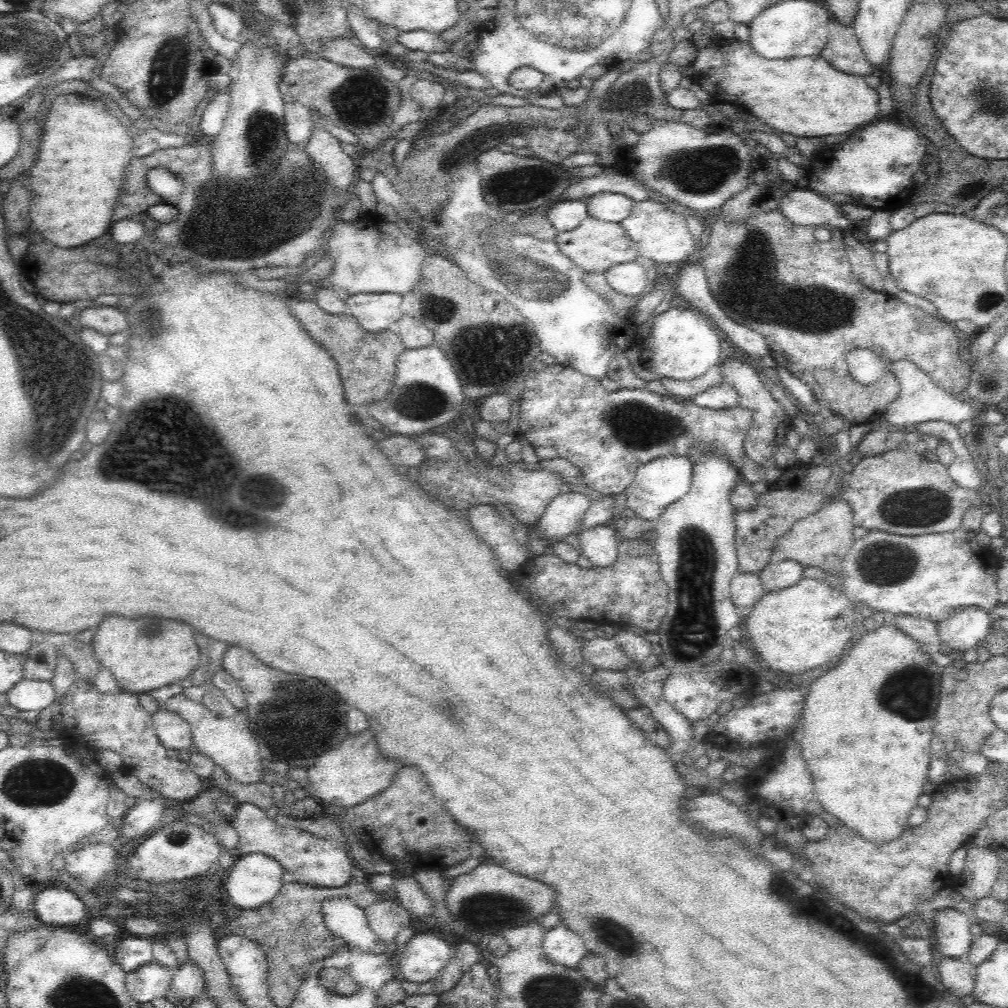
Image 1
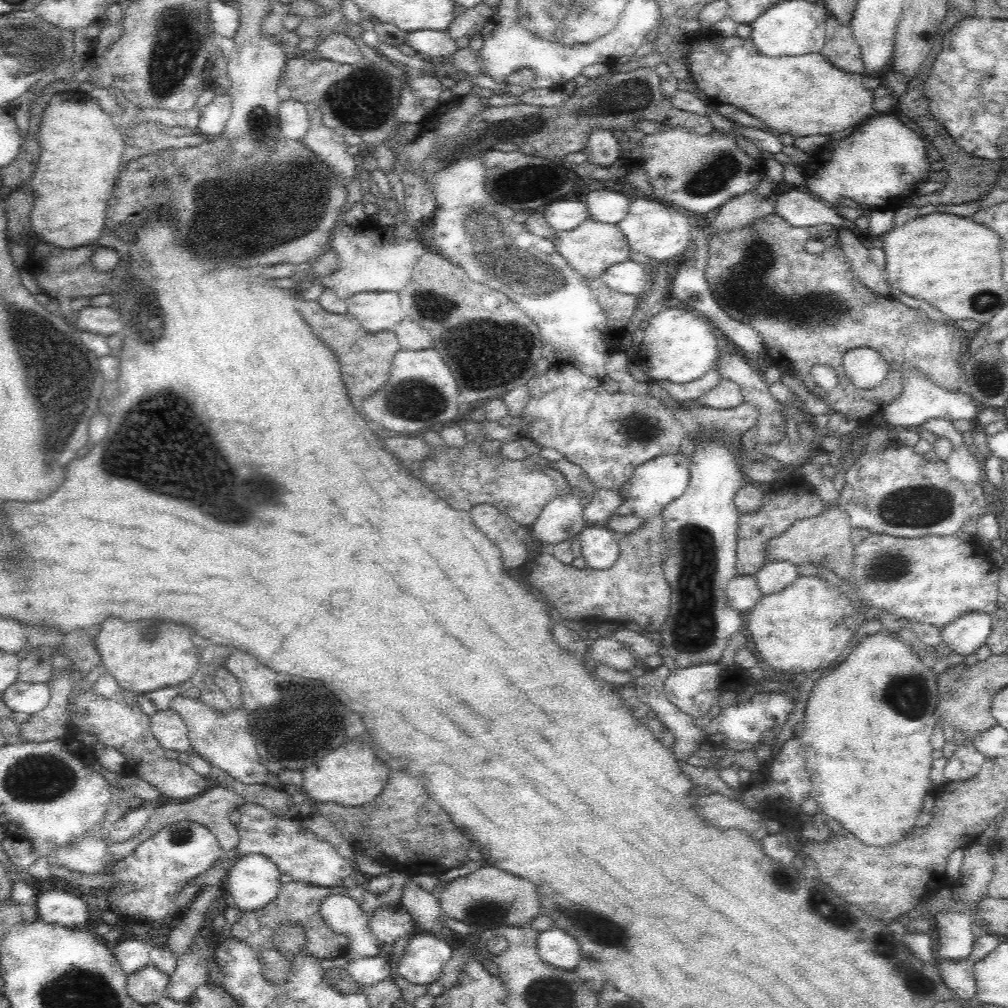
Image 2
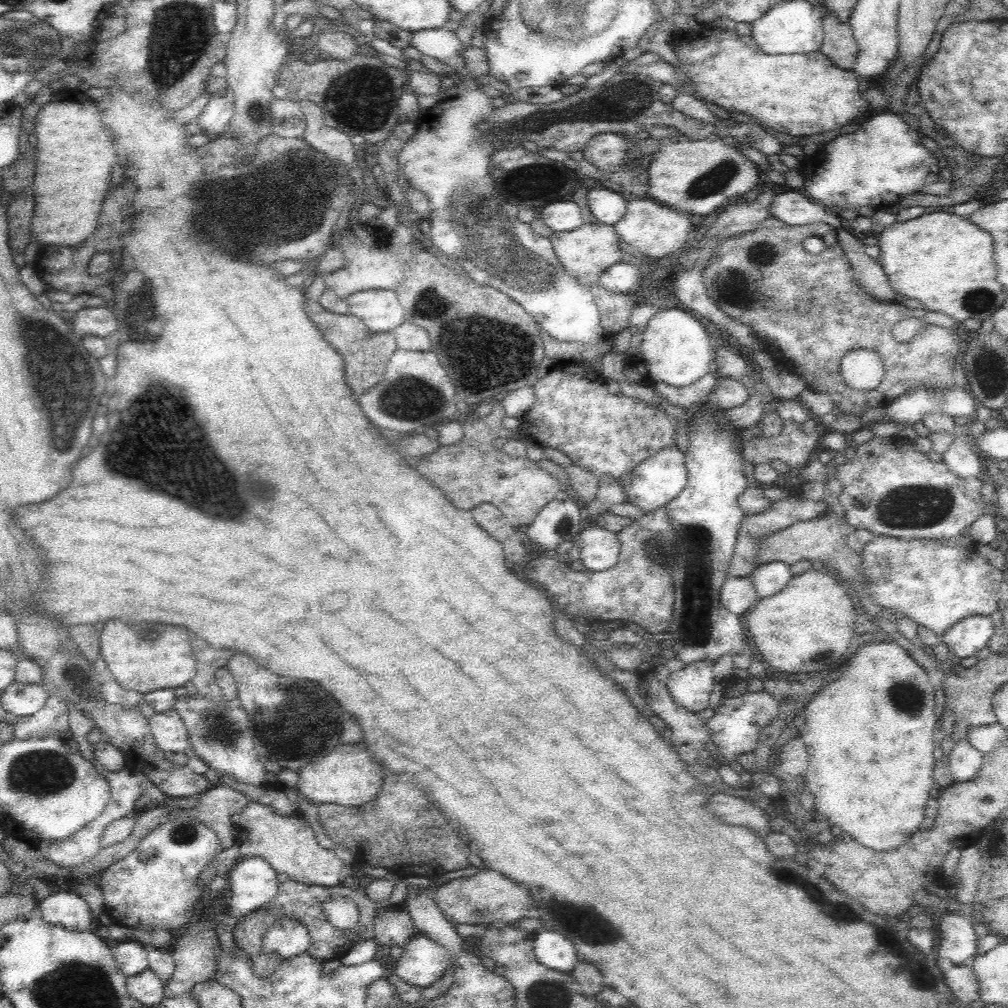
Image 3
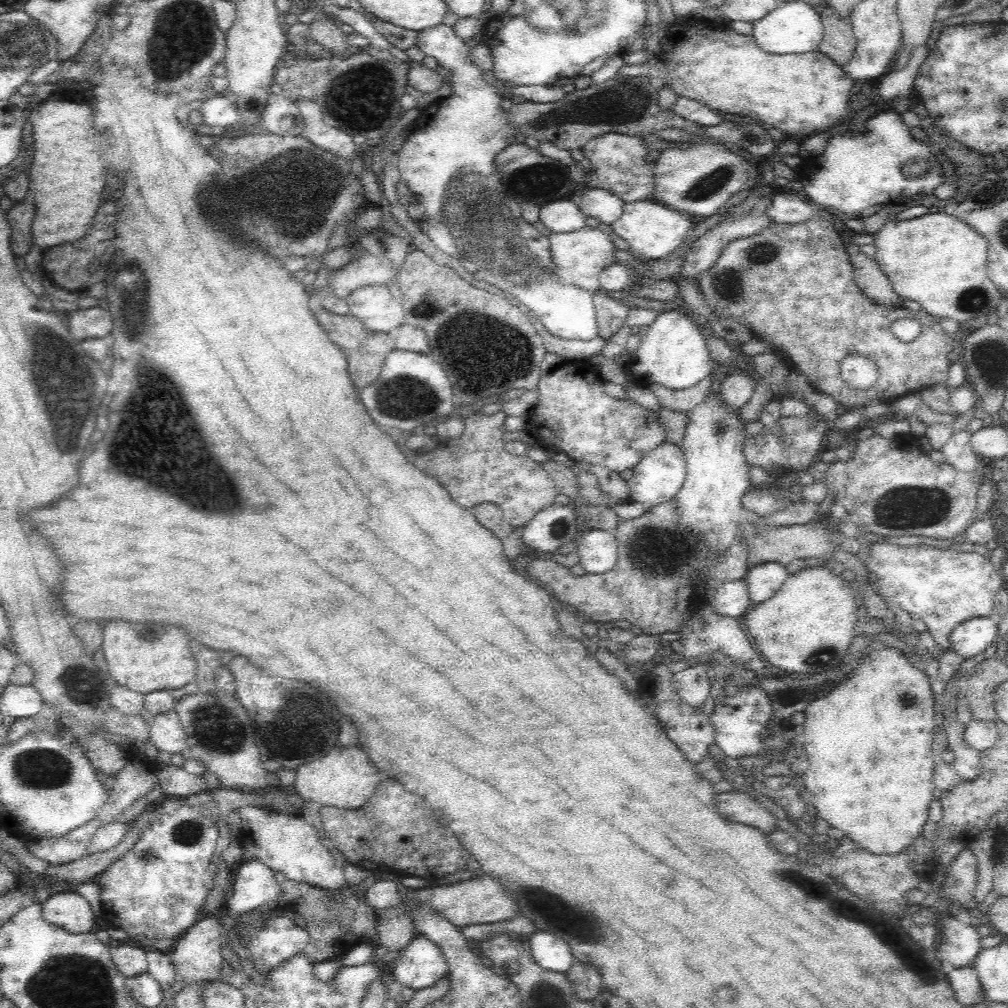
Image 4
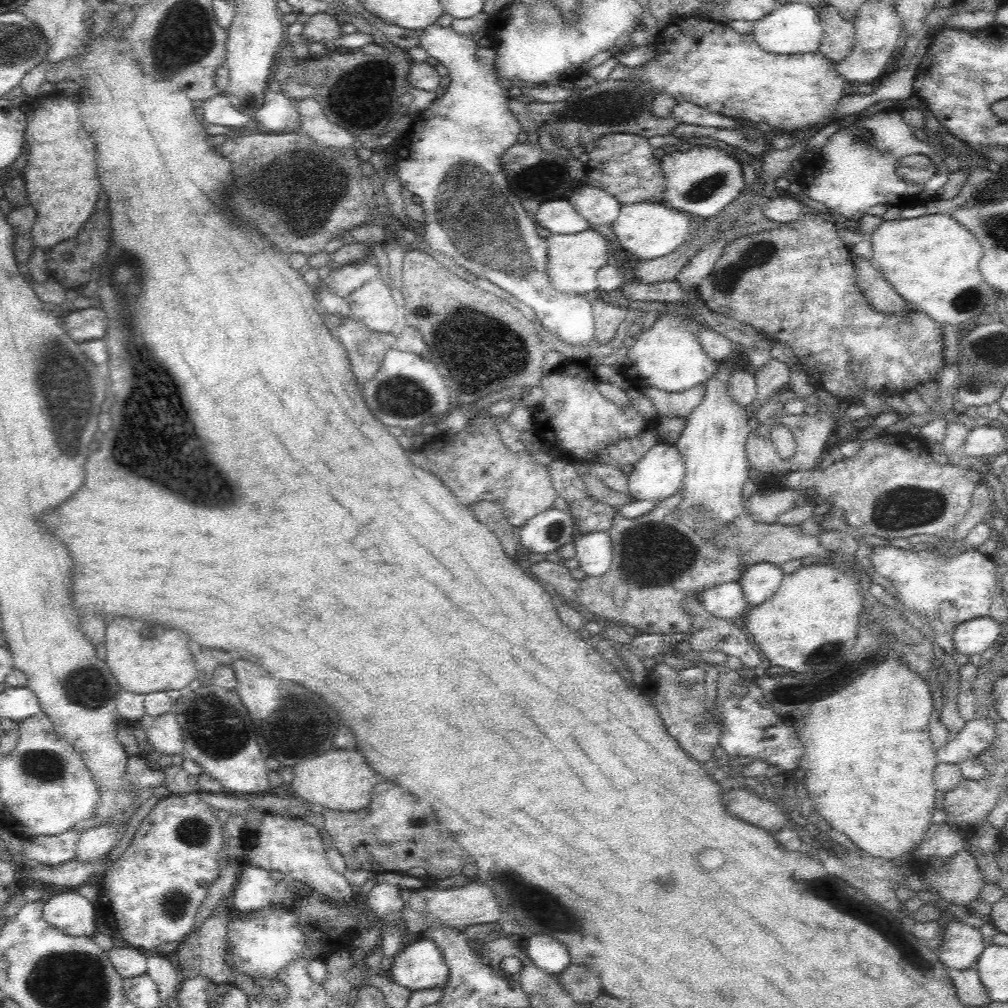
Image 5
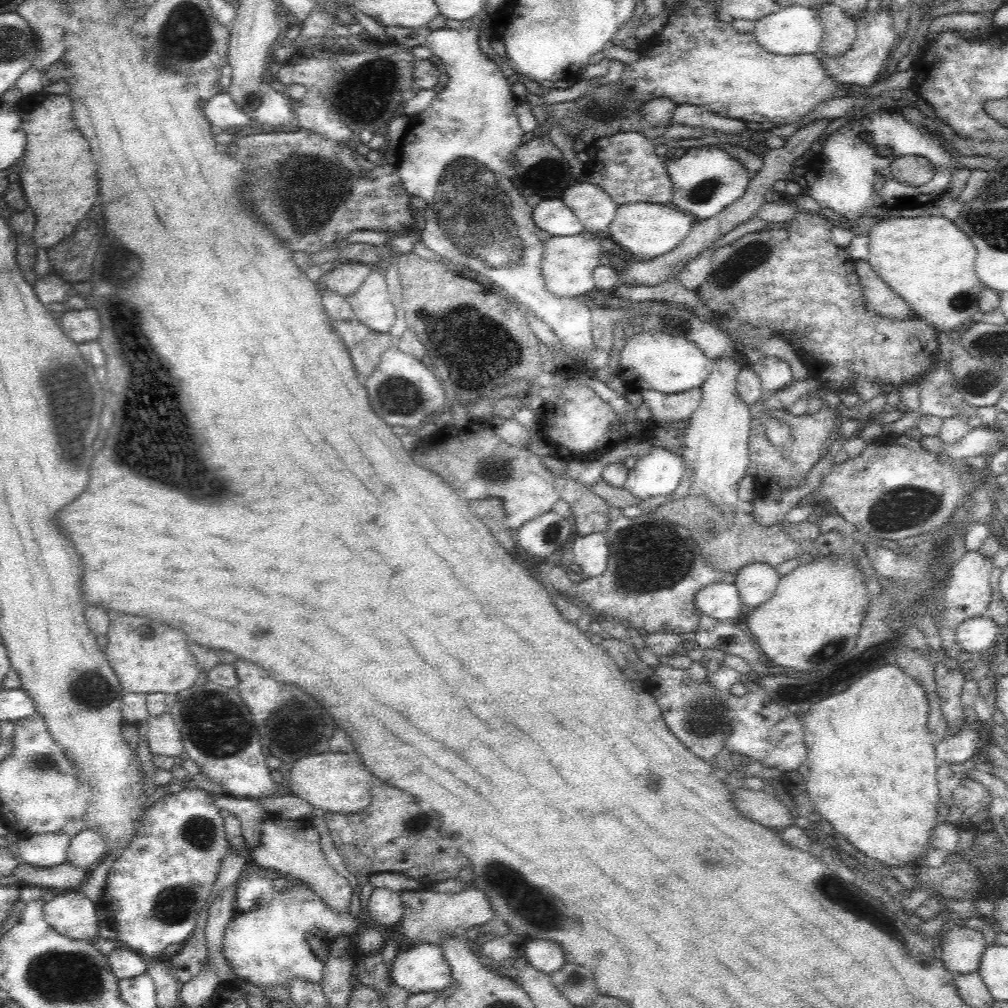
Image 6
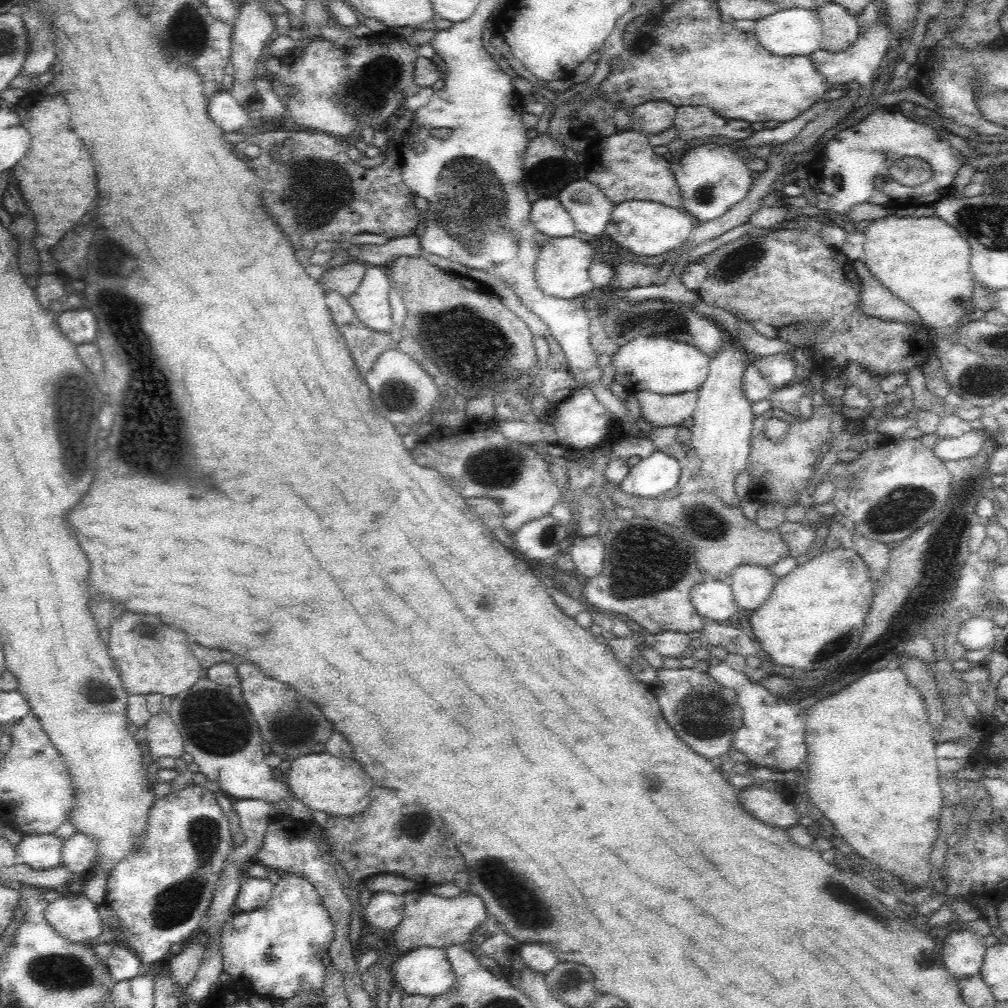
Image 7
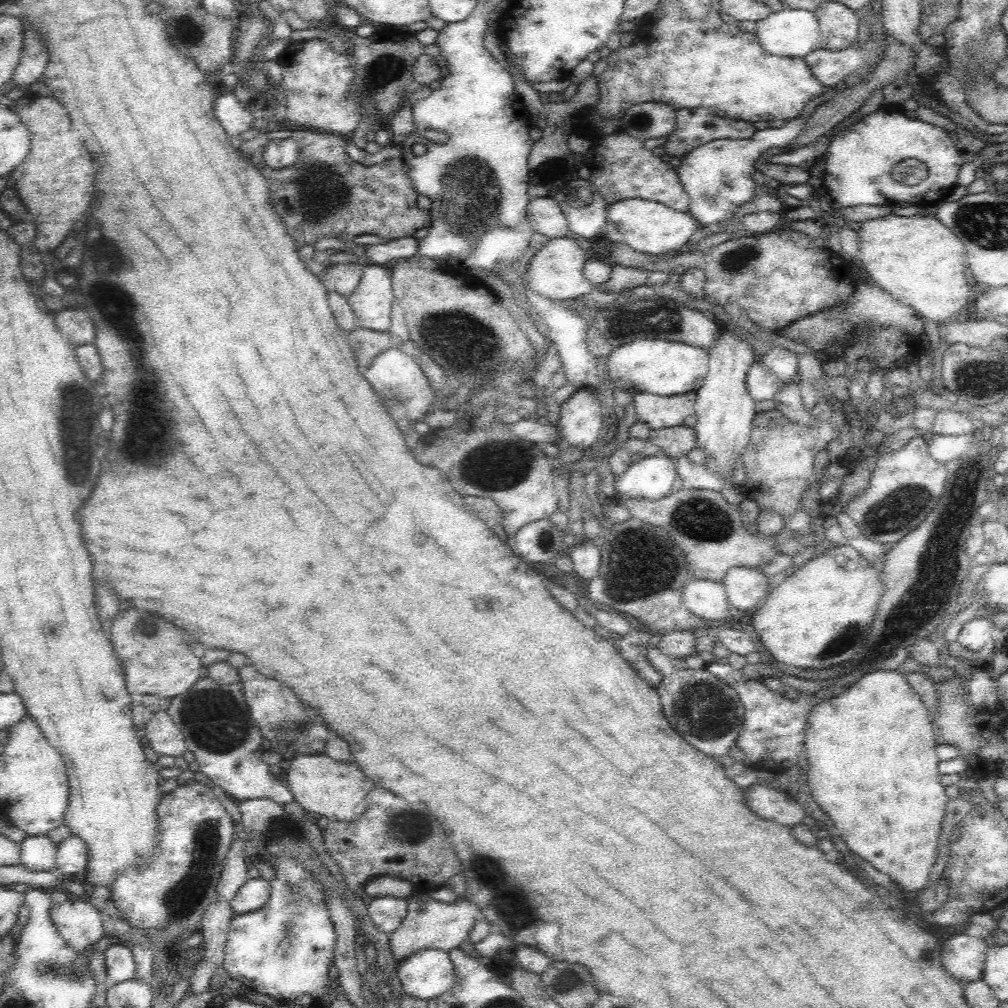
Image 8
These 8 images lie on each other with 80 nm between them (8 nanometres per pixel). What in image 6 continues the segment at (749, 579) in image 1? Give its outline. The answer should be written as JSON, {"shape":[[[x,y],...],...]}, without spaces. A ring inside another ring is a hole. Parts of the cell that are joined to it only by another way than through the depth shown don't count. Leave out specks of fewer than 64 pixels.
{"shape":[[[717,582],[702,587],[695,598],[696,609],[716,620],[732,620],[746,612],[738,587],[732,583]]]}

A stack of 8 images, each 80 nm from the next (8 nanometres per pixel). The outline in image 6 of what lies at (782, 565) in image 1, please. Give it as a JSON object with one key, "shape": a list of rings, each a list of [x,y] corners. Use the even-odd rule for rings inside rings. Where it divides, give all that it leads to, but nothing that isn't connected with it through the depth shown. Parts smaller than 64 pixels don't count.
{"shape":[[[764,562],[750,563],[735,574],[740,601],[745,610],[752,610],[772,599],[781,574]]]}

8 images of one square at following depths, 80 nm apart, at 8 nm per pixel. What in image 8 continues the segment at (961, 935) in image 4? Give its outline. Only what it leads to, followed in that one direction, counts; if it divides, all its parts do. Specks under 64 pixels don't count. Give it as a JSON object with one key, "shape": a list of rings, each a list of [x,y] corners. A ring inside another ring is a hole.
{"shape":[[[956,936],[950,938],[947,943],[940,948],[940,957],[945,970],[952,977],[957,978],[961,982],[970,982],[982,978],[984,964],[992,942],[984,942],[982,938],[968,938],[968,936]]]}

